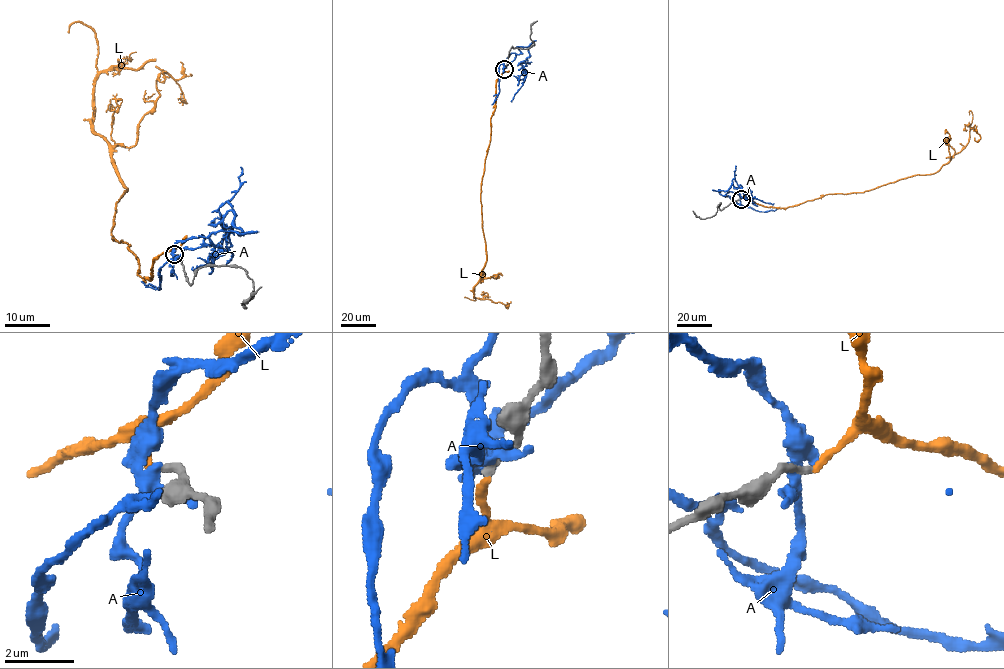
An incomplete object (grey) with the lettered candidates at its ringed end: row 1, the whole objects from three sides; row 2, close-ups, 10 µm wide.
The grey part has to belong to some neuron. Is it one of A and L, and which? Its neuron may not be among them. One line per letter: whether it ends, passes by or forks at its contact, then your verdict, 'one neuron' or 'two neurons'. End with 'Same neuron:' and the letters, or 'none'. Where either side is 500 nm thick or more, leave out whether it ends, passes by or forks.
A: it forks there; two neurons
L: it ends there; one neuron
Same neuron: L

